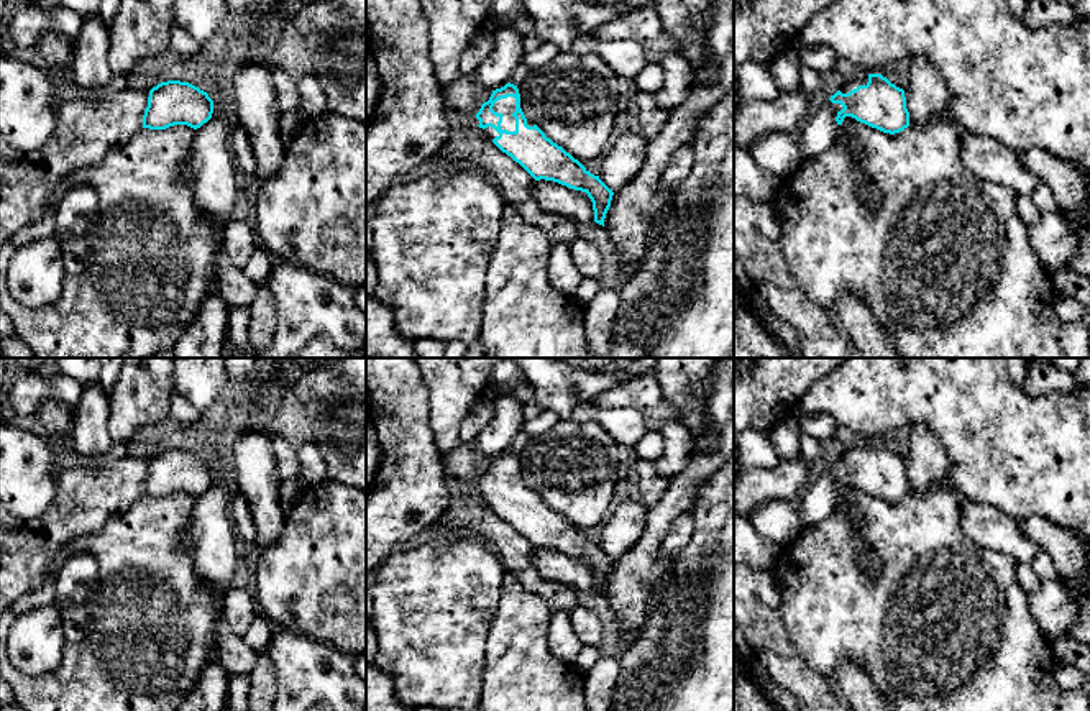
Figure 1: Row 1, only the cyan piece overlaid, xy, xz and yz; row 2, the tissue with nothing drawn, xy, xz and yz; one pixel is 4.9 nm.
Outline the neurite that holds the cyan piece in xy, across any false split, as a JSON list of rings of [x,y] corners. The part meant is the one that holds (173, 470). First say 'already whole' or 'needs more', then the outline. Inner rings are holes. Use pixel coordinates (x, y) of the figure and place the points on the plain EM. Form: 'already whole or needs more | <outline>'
already whole | [[[161,450],[149,458],[143,496],[166,498],[174,493],[200,496],[212,486],[213,468],[199,455],[181,450]]]

